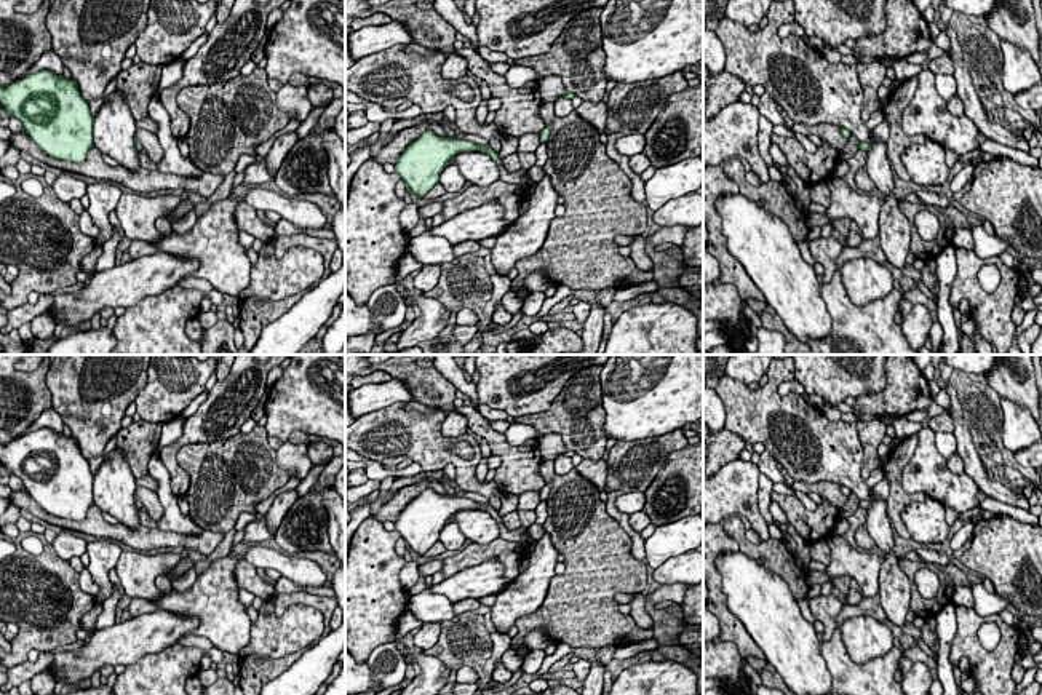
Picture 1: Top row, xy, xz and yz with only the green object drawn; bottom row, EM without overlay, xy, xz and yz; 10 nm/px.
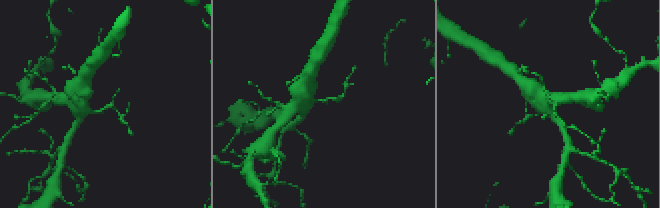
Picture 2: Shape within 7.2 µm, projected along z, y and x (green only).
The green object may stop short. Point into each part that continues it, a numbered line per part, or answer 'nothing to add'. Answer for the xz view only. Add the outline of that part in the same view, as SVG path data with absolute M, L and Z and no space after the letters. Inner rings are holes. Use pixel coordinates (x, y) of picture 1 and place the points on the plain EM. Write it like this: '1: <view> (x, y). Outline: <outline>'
1: xz (520, 536). Outline: M497 518L497 526L499 526L499 537L500 537L500 538L503 538L503 540L507 540L507 542L521 543L521 545L527 550L527 553L532 553L532 551L534 551L534 548L535 548L535 545L537 545L537 540L534 540L534 538L529 535L527 529L519 527L519 529L516 529L516 530L508 530L508 529L503 526L503 522L502 522L500 518Z

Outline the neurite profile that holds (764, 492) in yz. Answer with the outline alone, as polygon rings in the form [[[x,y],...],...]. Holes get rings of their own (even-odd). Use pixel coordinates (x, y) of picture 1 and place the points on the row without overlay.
[[[759,473],[758,505],[759,505],[759,511],[761,511],[762,518],[766,519],[766,522],[769,526],[775,522],[769,511],[769,505],[772,502],[772,498],[770,498],[772,486],[774,486],[774,481],[770,478],[767,478],[764,473]]]

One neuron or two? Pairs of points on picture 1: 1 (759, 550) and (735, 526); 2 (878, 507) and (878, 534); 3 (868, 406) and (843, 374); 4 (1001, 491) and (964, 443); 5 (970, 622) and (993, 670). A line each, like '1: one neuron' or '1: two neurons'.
1: one neuron
2: one neuron
3: two neurons
4: one neuron
5: one neuron

